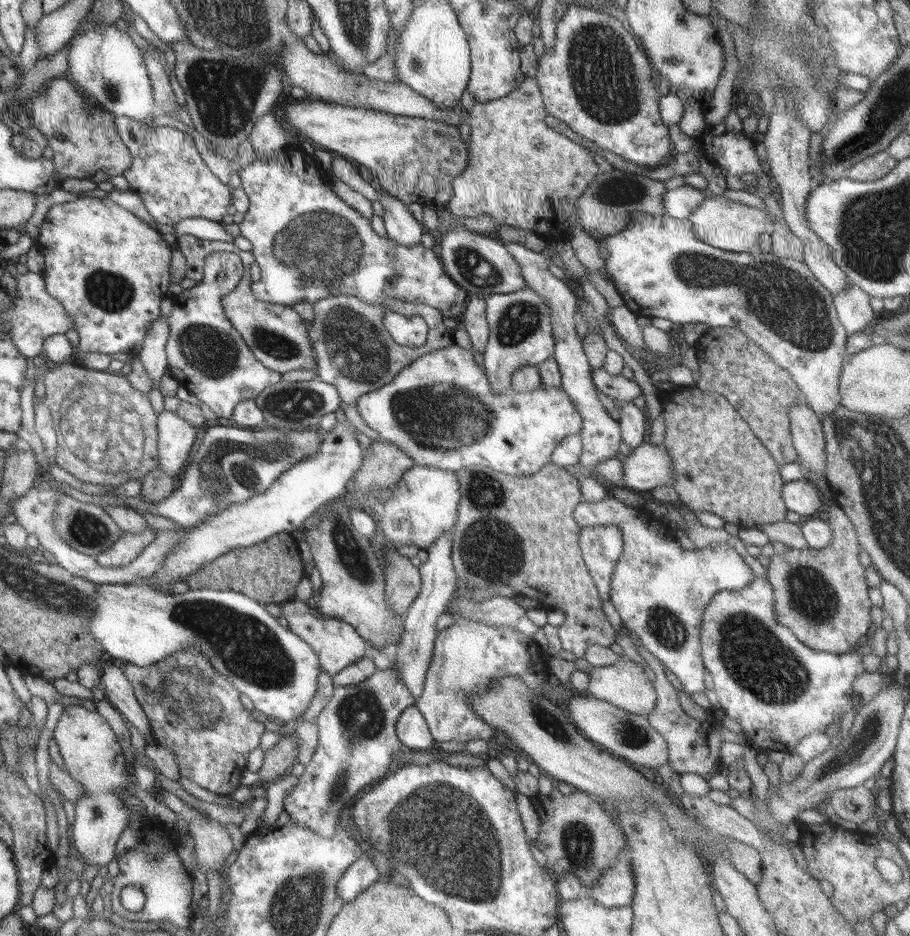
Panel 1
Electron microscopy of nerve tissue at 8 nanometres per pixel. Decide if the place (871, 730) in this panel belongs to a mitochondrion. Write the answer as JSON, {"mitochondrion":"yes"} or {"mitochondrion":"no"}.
{"mitochondrion":"yes"}

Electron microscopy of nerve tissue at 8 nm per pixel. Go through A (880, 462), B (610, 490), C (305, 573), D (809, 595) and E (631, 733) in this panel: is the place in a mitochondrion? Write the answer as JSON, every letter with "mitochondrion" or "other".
{"A":"mitochondrion","B":"other","C":"other","D":"mitochondrion","E":"mitochondrion"}

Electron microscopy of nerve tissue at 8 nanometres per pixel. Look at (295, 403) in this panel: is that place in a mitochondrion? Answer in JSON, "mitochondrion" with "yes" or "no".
{"mitochondrion":"yes"}

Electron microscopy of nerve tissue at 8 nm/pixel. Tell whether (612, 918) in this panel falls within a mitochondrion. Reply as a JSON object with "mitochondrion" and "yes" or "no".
{"mitochondrion":"no"}

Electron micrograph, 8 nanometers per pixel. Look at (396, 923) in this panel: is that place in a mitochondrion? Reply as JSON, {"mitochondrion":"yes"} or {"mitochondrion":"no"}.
{"mitochondrion":"no"}

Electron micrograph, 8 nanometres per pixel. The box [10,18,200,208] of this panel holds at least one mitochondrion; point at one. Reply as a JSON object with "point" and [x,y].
{"point":[111,90]}

